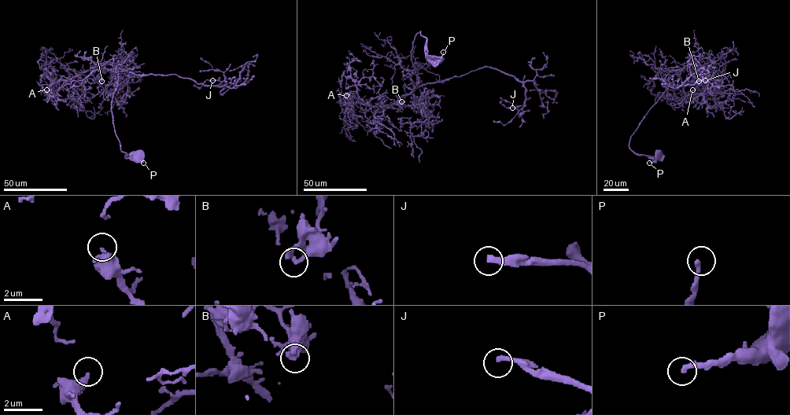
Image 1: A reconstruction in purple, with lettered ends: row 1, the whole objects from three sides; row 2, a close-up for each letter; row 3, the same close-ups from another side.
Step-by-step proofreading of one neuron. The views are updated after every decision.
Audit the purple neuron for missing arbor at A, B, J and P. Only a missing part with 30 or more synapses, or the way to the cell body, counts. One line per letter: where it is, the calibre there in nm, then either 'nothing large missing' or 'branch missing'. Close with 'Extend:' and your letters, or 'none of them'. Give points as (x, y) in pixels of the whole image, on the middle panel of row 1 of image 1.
A: at (346, 95); 440 nm thick; nothing large missing
B: at (401, 101); 320 nm thick; nothing large missing
J: at (512, 108); 280 nm thick; branch missing
P: at (443, 52); 260 nm thick; nothing large missing
Extend: J

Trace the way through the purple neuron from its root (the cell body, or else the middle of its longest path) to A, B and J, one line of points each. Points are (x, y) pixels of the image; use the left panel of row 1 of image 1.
A: (138, 154), (123, 152), (116, 134), (114, 66), (84, 71), (53, 95), (46, 89)
B: (138, 154), (128, 156), (123, 152), (116, 134), (111, 111), (118, 74), (114, 66), (98, 67), (101, 81)
J: (138, 154), (123, 152), (116, 134), (114, 66), (226, 84), (212, 80)

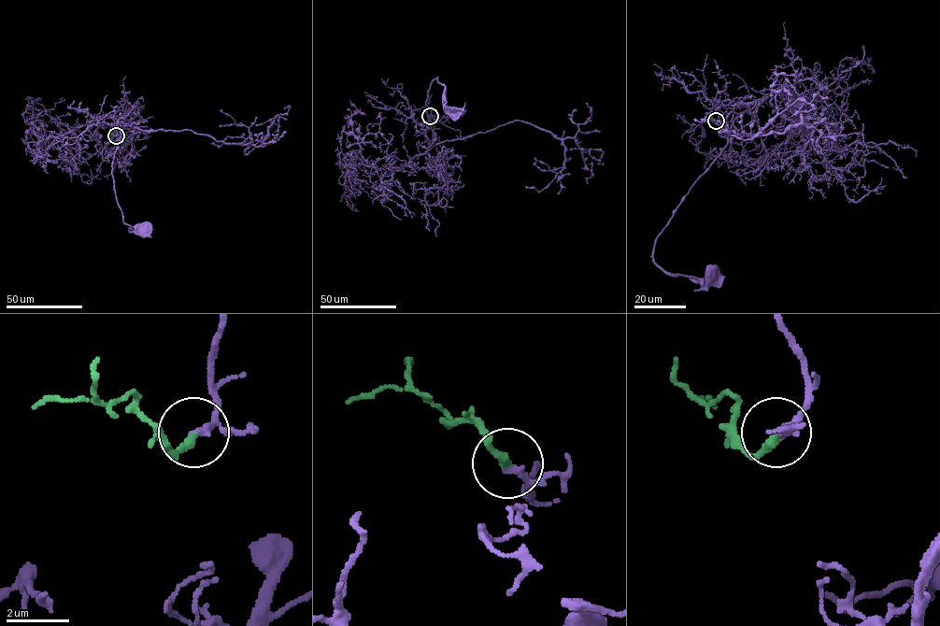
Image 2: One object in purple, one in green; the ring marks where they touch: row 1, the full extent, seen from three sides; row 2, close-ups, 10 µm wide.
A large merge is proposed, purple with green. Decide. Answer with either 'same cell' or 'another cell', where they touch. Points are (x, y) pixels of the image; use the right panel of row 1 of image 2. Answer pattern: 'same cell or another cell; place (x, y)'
same cell; place (716, 120)

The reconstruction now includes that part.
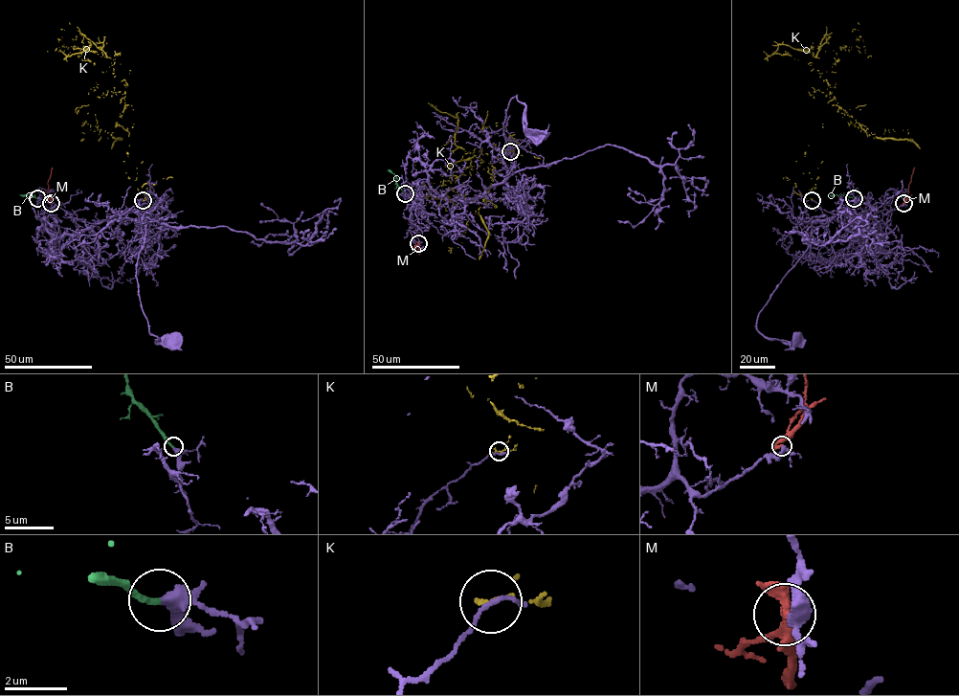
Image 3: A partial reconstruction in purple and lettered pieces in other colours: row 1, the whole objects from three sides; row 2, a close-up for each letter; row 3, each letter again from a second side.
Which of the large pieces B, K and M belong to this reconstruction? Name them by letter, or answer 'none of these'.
B

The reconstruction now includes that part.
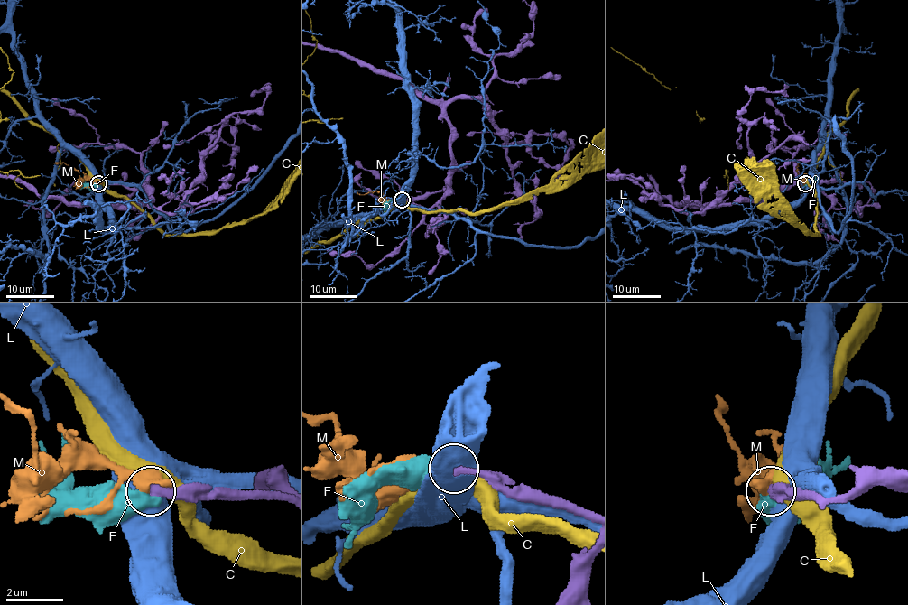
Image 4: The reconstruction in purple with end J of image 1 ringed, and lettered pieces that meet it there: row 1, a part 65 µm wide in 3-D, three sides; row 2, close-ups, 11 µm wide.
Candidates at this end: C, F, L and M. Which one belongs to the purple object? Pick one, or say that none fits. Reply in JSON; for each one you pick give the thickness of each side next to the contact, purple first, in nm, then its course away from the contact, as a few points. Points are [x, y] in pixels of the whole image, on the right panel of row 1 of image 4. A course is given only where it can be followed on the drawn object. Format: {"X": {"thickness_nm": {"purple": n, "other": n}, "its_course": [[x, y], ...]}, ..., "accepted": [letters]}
{"accepted": []}

